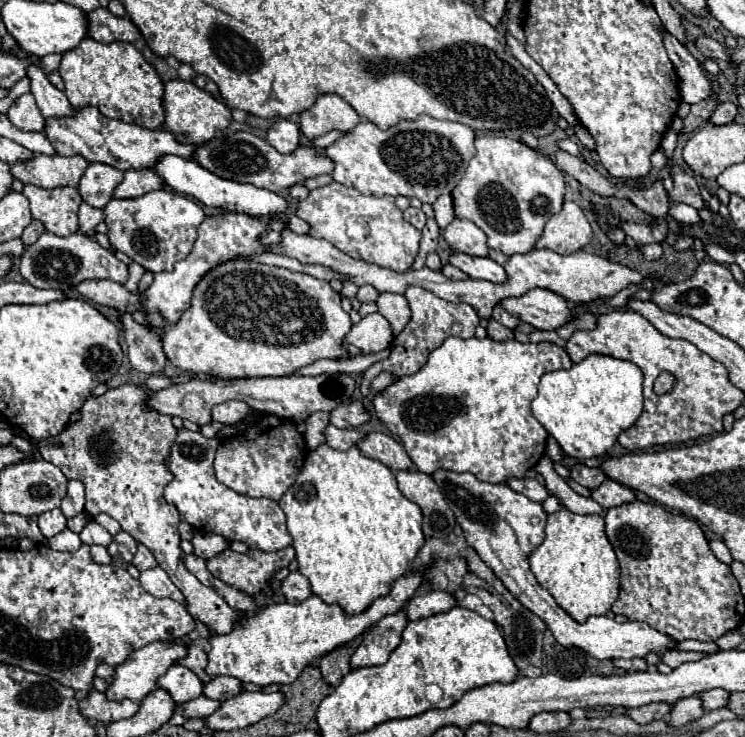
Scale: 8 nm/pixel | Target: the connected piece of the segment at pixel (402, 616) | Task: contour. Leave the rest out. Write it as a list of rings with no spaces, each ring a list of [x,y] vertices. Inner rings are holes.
[[[405,610],[385,616],[377,626],[373,626],[365,636],[361,646],[351,656],[351,668],[379,666],[389,660],[389,654],[401,644],[401,634],[407,626]]]

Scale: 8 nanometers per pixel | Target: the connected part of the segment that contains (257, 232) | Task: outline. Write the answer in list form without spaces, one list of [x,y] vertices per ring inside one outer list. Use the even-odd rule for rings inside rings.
[[[223,212],[205,216],[203,224],[197,228],[197,240],[191,250],[191,254],[177,262],[173,272],[157,272],[153,274],[153,284],[145,290],[145,306],[149,312],[159,312],[165,318],[149,318],[151,326],[171,326],[181,318],[181,312],[185,312],[191,306],[191,294],[199,280],[213,270],[219,264],[225,264],[229,260],[239,258],[251,258],[263,252],[269,252],[269,246],[281,244],[281,232],[287,228],[287,222],[269,216],[269,218],[253,218],[249,214],[237,214],[237,212]]]

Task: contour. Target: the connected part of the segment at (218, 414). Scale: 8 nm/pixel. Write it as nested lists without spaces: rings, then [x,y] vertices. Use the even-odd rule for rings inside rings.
[[[229,400],[229,402],[213,406],[211,416],[213,416],[213,420],[217,420],[221,424],[237,424],[237,422],[241,422],[245,418],[247,412],[249,412],[249,406],[245,402]]]

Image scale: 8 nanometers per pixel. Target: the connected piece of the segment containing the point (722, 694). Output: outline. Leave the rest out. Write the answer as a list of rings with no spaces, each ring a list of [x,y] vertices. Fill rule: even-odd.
[[[707,690],[705,694],[699,694],[703,700],[705,710],[717,710],[725,708],[729,704],[729,692],[727,690]]]

